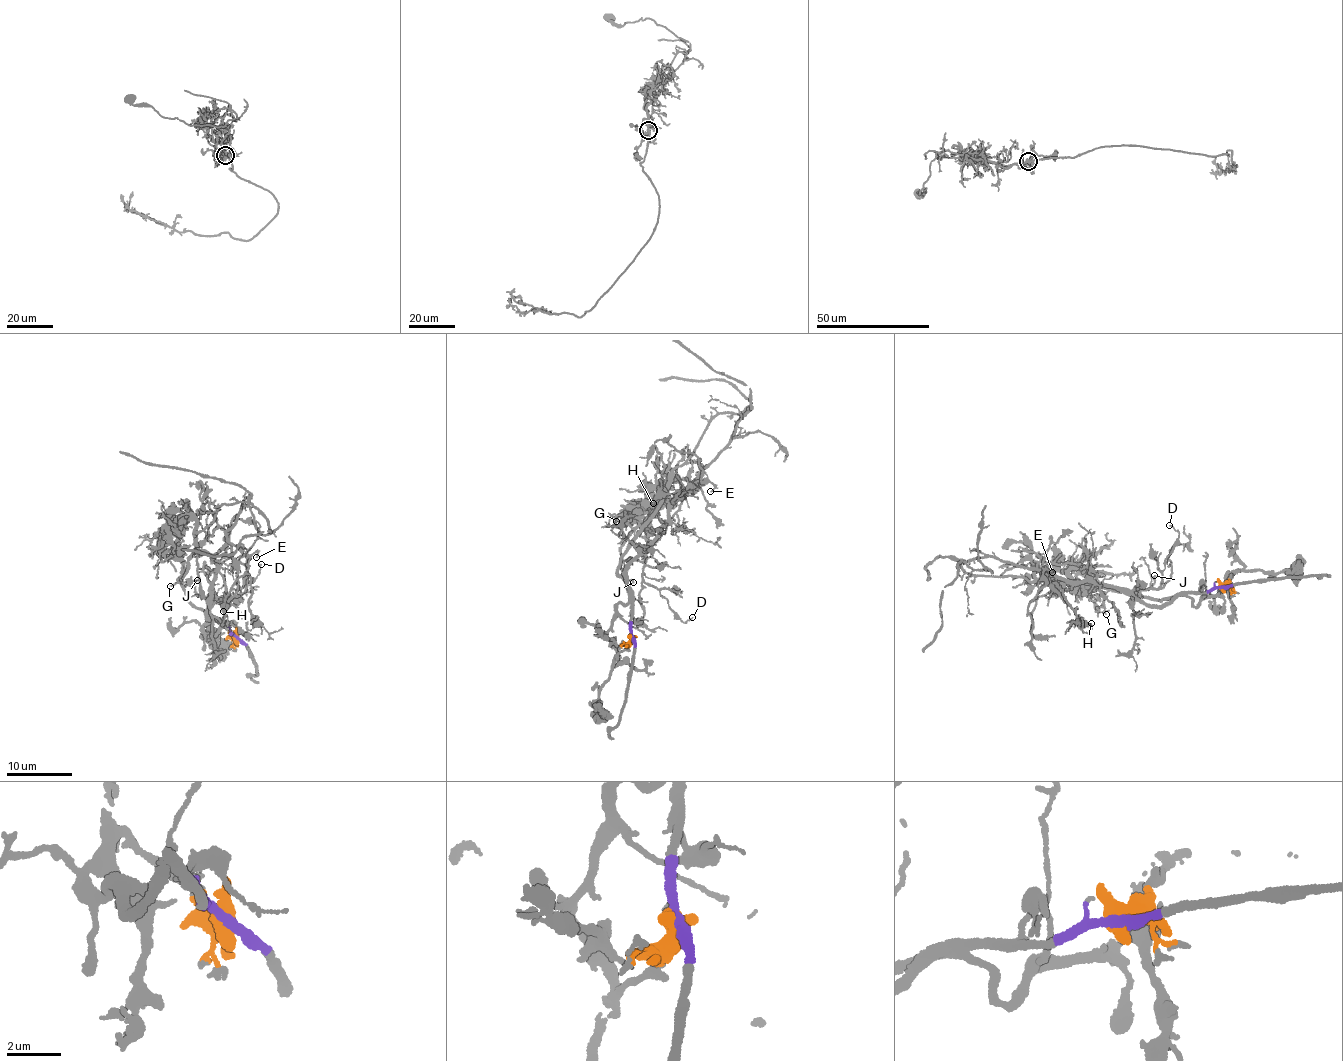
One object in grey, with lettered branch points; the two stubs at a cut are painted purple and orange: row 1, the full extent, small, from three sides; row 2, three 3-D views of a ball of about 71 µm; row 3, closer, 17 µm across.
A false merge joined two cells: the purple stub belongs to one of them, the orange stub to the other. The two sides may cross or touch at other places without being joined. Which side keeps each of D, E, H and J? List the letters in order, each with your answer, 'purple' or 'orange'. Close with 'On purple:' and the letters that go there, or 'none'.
D: purple
E: purple
H: purple
J: purple
On purple: D, E, H, J

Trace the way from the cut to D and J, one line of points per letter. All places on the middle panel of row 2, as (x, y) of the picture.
D: (630, 636), (632, 591), (626, 577), (626, 564), (643, 554), (643, 580), (659, 590), (684, 622), (693, 617)
J: (630, 636), (628, 562), (643, 555), (640, 560), (629, 561), (623, 569), (624, 577), (634, 582)

